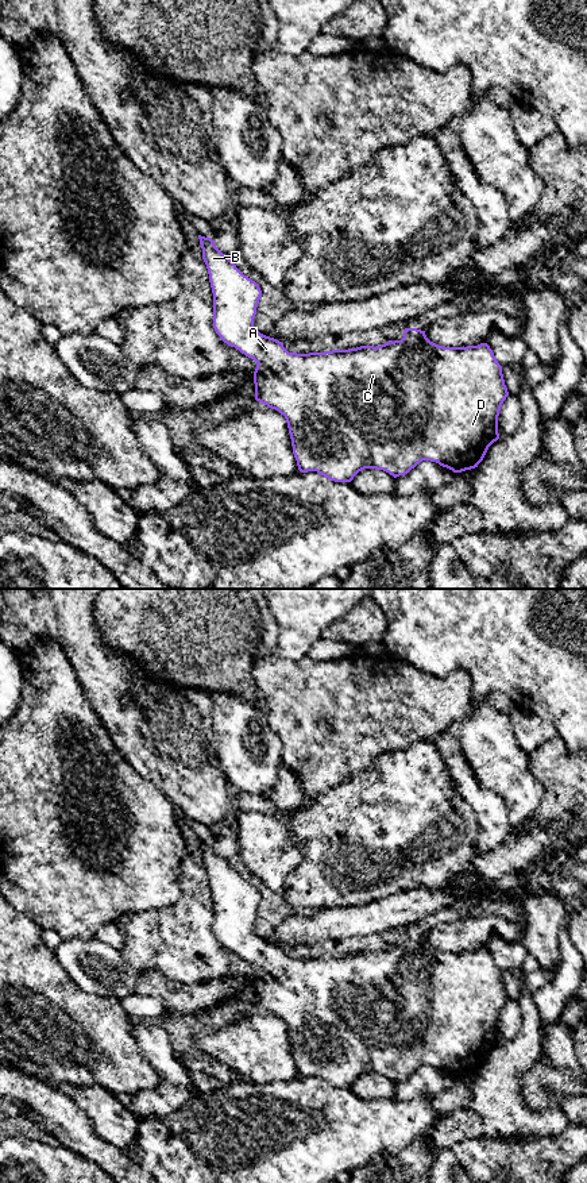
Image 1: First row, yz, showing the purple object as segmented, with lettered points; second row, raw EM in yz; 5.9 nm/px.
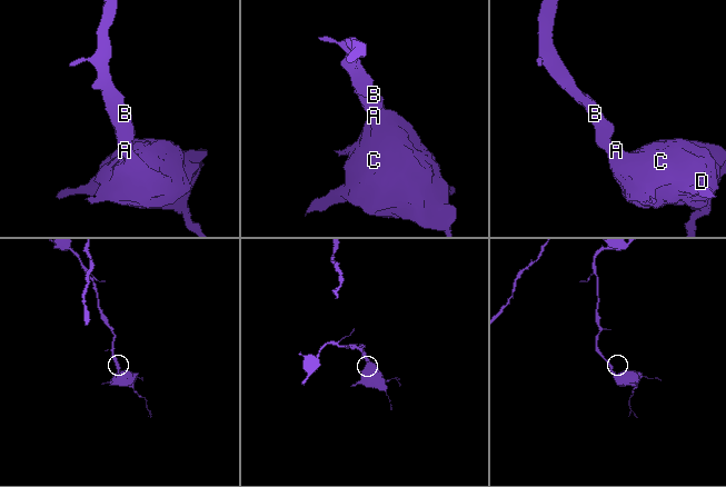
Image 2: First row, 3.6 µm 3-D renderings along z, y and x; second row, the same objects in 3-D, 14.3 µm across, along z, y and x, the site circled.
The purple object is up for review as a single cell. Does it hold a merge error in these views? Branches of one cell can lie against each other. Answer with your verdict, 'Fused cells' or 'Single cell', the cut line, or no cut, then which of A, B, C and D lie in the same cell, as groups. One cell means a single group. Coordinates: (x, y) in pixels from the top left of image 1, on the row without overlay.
Single cell. No split. Groups: A B C D

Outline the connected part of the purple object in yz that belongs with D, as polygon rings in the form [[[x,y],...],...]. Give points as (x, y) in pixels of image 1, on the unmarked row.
[[[198,840],[198,844],[213,898],[213,933],[224,948],[235,952],[242,959],[258,968],[254,976],[255,1005],[266,1009],[269,1013],[275,1014],[285,1021],[291,1044],[293,1059],[301,1078],[317,1076],[318,1079],[335,1087],[351,1087],[359,1076],[364,1074],[376,1074],[383,1075],[397,1083],[399,1080],[408,1079],[422,1066],[436,1067],[440,1071],[452,1075],[453,1078],[462,1078],[478,1072],[478,1070],[483,1066],[488,1052],[499,1044],[498,1021],[503,1006],[509,1001],[509,997],[505,990],[502,971],[495,964],[494,957],[487,948],[467,952],[444,952],[430,947],[426,943],[425,936],[417,933],[405,933],[403,943],[401,945],[389,945],[387,948],[376,952],[360,951],[348,955],[332,955],[309,959],[297,959],[294,956],[289,957],[283,952],[282,947],[260,939],[254,932],[256,912],[262,901],[259,890],[244,880],[229,864],[229,862],[223,859],[215,851],[215,845],[201,840]]]

